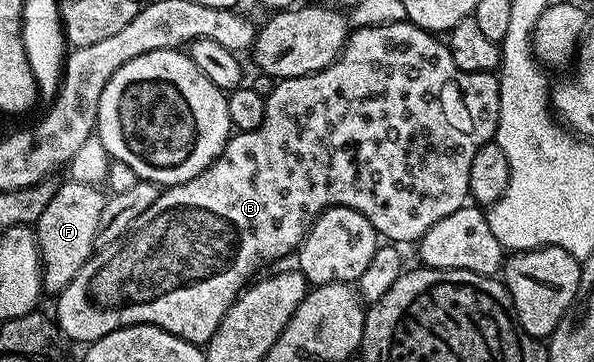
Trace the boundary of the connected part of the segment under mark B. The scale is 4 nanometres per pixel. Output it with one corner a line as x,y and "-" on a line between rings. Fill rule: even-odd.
408,19
400,20
394,24
376,24
373,28
354,27
349,33
349,39
345,41
345,47
341,49
341,55
333,63
326,66
323,70
312,72
306,76
299,78
291,78
290,80
279,80
272,85
274,88
267,92
265,96
265,113
263,114
263,122
255,130
247,130
246,132
234,131
230,135
229,140
225,143
225,149
219,154
219,158
215,158
215,162
211,162
211,166
207,166
207,170
200,172
195,178
191,178
182,184
170,184
162,191
159,198
155,198
155,202
151,202
151,206
147,206
147,210
143,210
143,214
139,214
139,218
135,218
135,222
125,231
116,246
108,249
109,256
101,256
94,254
79,270
79,274
75,274
75,278
71,278
71,282
62,292
56,293
57,300
57,316
55,315
55,323
59,329
60,335
65,336
69,340
78,340
81,346
88,346
93,341
103,338
107,334
111,334
120,328
127,326
135,326
136,324
150,324
156,328
167,330
171,334
175,334
179,338
183,338
187,342
198,346
208,345
209,339
215,334
215,330
219,330
219,322
223,322
223,314
227,314
229,307
237,301
243,289
258,275
257,267
265,264
268,260
281,260
284,256
292,257
297,249
301,247
303,238
311,230
311,226
319,219
321,213
326,208
350,208
356,212
362,212
371,222
371,226
386,241
396,242
398,245
412,245
414,242
420,241
423,234
427,234
427,230
431,230
431,226
435,226
435,222
443,222
443,218
447,218
447,214
455,214
455,210
466,207
467,201
470,199
469,179
471,178
471,161
475,158
475,154
479,154
479,150
484,144
490,143
497,135
497,123
499,122
499,79
493,72
464,72
459,70
459,66
455,66
455,58
451,58
448,43
444,39
438,38
434,33
409,23

